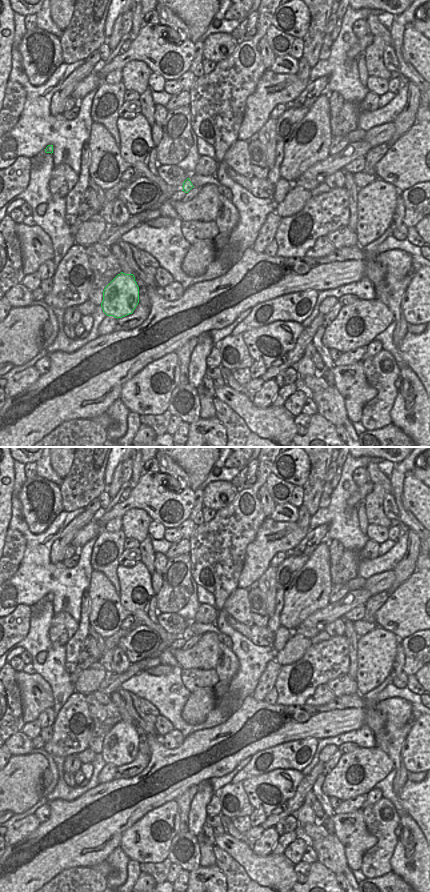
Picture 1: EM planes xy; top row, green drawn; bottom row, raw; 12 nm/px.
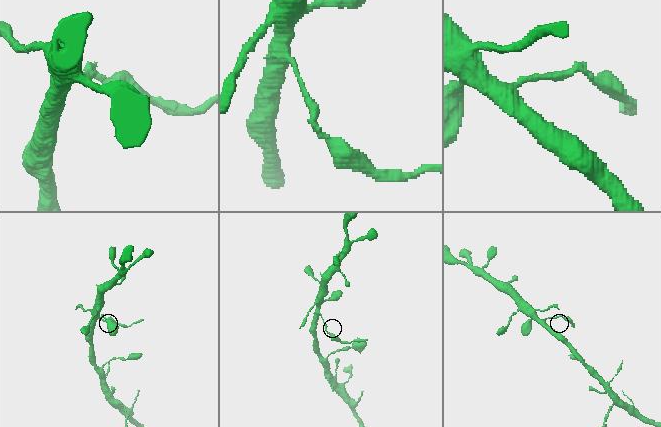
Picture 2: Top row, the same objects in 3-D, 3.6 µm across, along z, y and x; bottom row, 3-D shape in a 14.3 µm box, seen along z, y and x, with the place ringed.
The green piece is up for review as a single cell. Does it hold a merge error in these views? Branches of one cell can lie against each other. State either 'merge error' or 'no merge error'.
merge error

